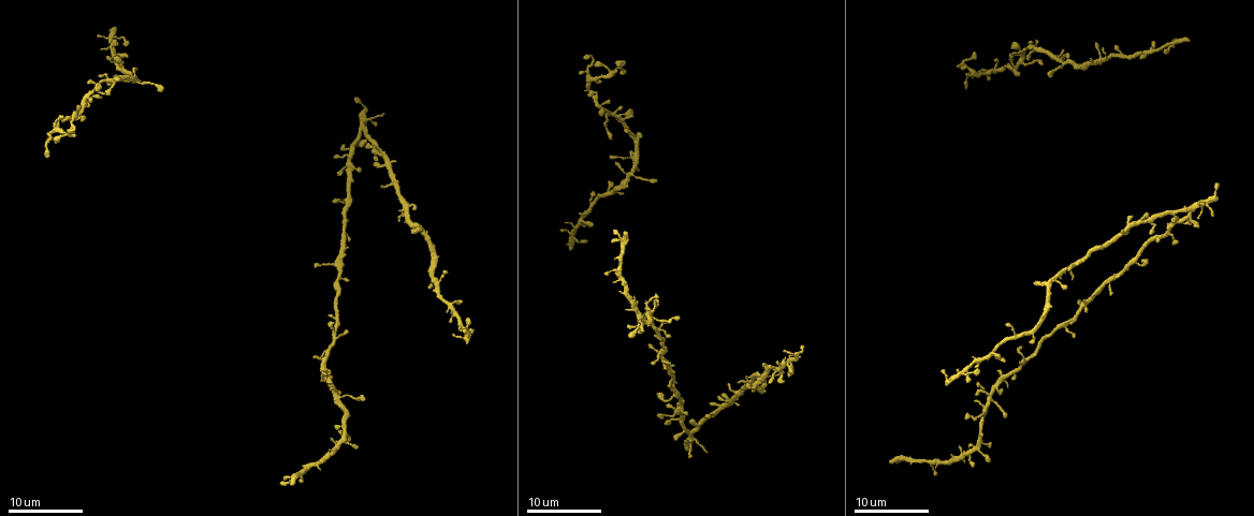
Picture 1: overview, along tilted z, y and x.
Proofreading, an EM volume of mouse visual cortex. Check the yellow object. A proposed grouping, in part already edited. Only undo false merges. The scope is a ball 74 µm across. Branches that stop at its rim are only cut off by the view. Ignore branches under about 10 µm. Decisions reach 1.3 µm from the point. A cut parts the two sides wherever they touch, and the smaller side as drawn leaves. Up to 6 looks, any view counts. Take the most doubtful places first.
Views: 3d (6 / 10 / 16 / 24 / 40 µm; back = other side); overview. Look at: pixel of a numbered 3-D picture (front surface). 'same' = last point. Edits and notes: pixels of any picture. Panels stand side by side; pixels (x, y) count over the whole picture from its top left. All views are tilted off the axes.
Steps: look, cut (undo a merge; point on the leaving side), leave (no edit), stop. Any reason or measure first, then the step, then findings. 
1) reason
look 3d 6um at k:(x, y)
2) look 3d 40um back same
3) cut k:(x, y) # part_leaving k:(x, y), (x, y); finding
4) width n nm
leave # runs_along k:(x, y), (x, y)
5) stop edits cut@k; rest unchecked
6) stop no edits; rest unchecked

four or more arms meet
look 3d 6um at 1:(634, 169)

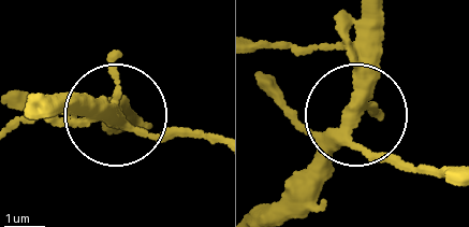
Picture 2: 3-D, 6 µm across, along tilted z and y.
other side
look 3d 6um back at 2:(348, 119)

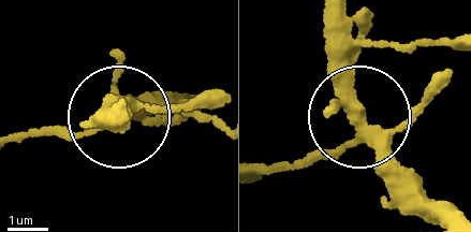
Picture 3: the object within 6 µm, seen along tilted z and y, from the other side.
arms 5
leave # continuous, no second neuron

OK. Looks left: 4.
sudden change in width
look 3d 6um at 1:(112, 81)

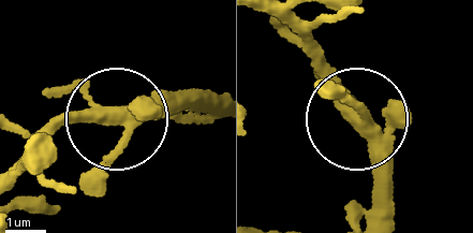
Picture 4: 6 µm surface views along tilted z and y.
leave # continuous, no second neuron

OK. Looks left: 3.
look 3d 10um at 1:(341, 156)

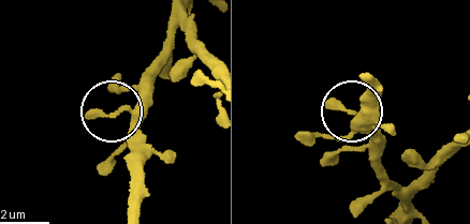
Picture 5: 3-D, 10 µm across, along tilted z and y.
leave # runs_along 5:(105, 110), (133, 120), (164, 161); one neuron here

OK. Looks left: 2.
stop no edits; rest unchecked

